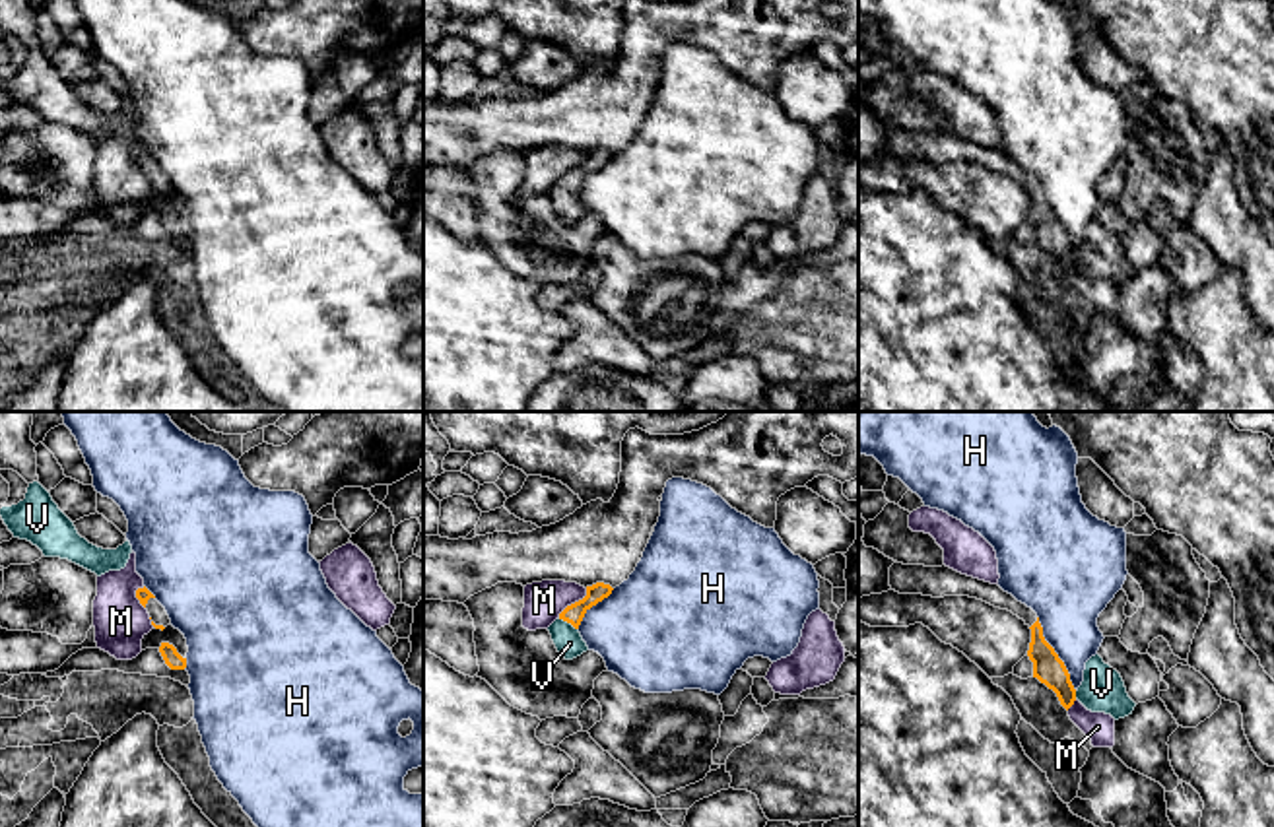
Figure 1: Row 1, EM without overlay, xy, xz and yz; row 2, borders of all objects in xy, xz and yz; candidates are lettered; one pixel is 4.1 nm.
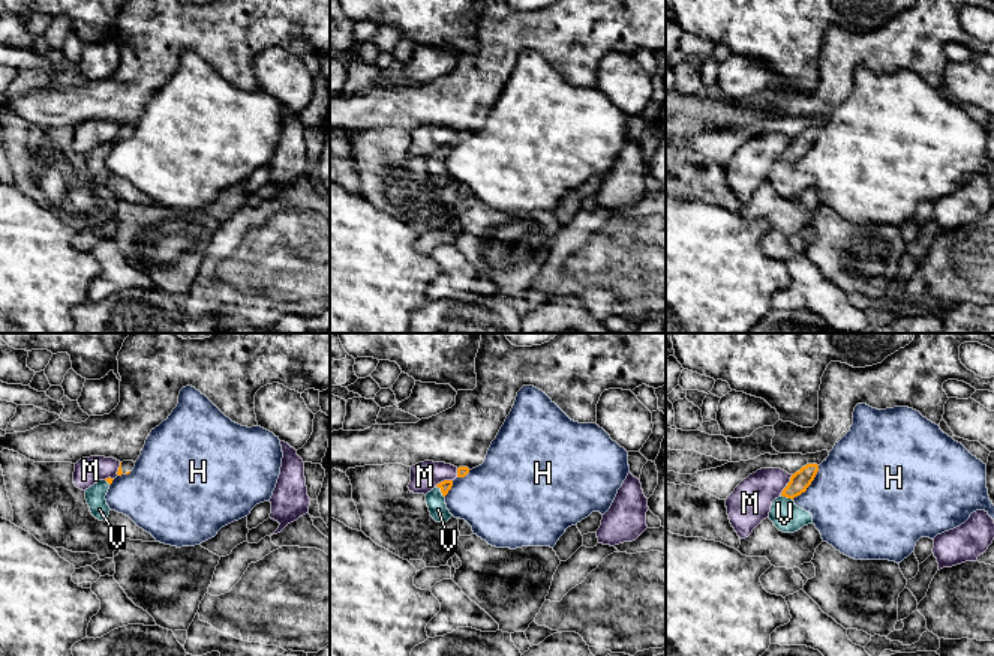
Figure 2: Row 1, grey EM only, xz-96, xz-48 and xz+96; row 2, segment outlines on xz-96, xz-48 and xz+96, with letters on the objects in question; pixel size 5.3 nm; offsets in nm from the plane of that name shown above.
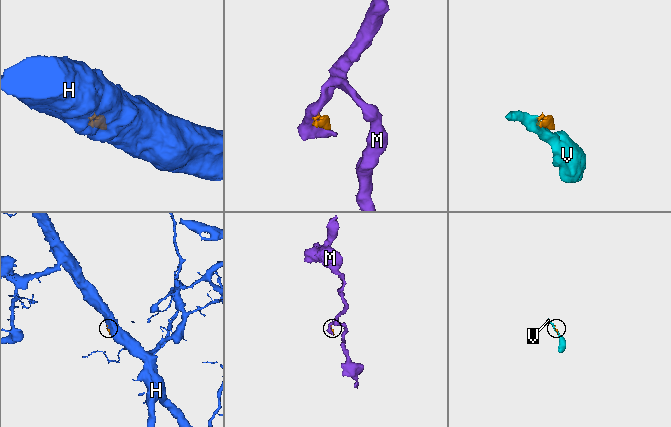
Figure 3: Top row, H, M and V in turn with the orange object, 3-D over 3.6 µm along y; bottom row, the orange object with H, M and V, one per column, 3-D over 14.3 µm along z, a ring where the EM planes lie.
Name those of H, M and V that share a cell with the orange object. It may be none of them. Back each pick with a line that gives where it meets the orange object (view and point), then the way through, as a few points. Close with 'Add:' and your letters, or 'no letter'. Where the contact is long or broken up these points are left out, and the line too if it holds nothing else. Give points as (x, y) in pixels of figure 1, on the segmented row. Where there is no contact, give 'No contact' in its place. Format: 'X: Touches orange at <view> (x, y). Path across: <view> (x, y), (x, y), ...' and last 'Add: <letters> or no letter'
V: Touches orange at xz (568, 622)
Add: V

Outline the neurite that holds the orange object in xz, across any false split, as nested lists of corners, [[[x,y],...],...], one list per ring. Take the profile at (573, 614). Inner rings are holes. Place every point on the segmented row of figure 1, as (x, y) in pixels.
[[[596,582],[592,586],[587,586],[587,596],[571,606],[567,606],[559,617],[548,627],[552,641],[557,648],[557,652],[565,660],[573,660],[588,650],[587,643],[583,641],[579,633],[579,625],[585,617],[585,613],[608,598],[612,594],[612,586],[604,582]]]

